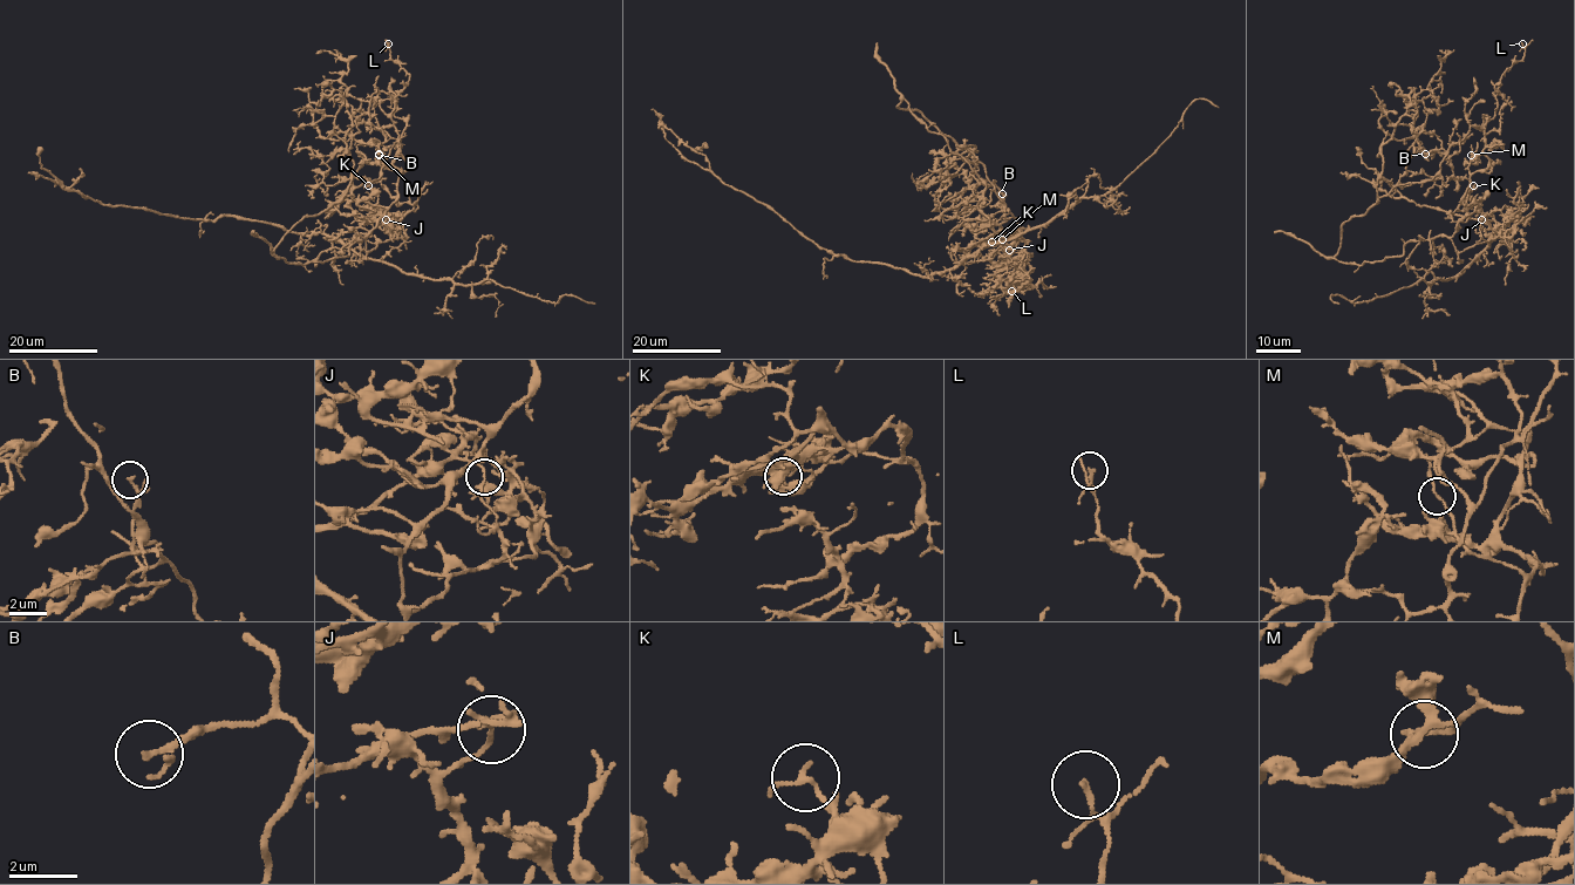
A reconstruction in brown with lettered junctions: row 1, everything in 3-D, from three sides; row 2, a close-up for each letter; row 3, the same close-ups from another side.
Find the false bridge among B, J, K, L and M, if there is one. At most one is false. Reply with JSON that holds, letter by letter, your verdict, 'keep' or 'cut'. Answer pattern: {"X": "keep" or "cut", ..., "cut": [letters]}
{"B": "keep", "J": "cut", "K": "keep", "L": "keep", "M": "keep", "cut": ["J"]}

